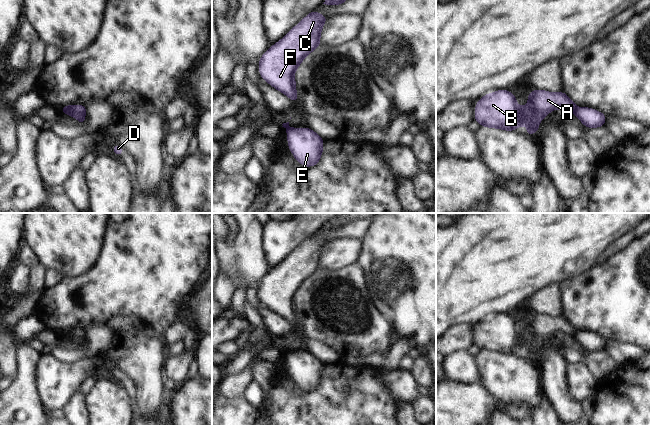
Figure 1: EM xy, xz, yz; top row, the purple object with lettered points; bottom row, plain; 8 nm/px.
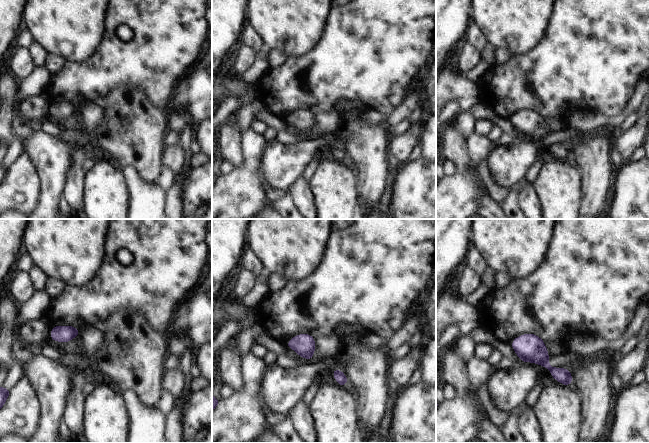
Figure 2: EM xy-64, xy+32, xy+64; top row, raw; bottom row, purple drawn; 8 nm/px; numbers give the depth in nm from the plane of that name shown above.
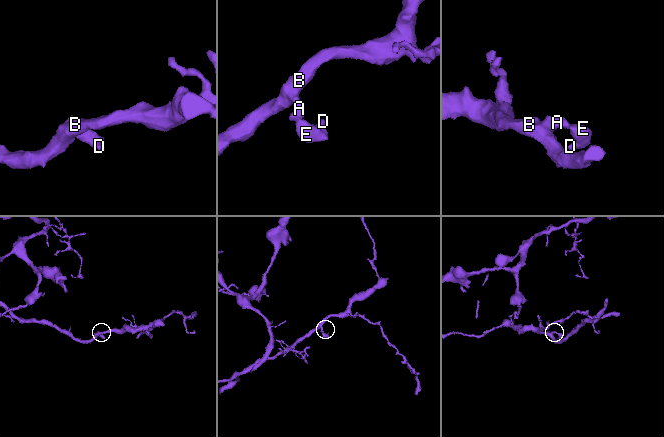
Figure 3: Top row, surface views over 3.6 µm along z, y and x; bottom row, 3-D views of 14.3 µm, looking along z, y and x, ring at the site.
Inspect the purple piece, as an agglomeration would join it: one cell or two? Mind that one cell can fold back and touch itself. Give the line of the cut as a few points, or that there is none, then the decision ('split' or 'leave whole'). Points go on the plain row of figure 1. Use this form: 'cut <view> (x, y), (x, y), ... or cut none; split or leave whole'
cut xy (73, 330), (67, 337); split

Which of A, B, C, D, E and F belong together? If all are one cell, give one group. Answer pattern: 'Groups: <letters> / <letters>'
Groups: A B C F / D E

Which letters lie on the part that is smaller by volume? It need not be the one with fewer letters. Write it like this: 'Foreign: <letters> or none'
Foreign: D, E

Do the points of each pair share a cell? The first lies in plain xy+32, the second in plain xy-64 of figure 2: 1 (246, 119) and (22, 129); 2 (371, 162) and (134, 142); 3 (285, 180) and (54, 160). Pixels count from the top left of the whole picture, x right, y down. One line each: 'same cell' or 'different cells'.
1: different cells
2: same cell
3: same cell

